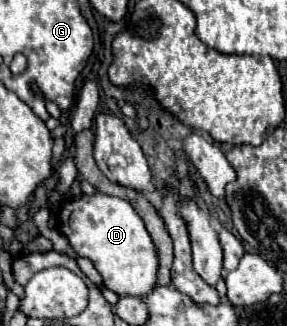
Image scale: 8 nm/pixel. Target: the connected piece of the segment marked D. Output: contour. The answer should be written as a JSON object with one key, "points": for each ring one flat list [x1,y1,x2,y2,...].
{"points":[[95,192,93,196,81,196,63,206,59,216,59,230,69,238,73,250,89,258,109,290,119,296,143,298,157,286,157,248,145,230,139,214,133,206,117,196]]}

